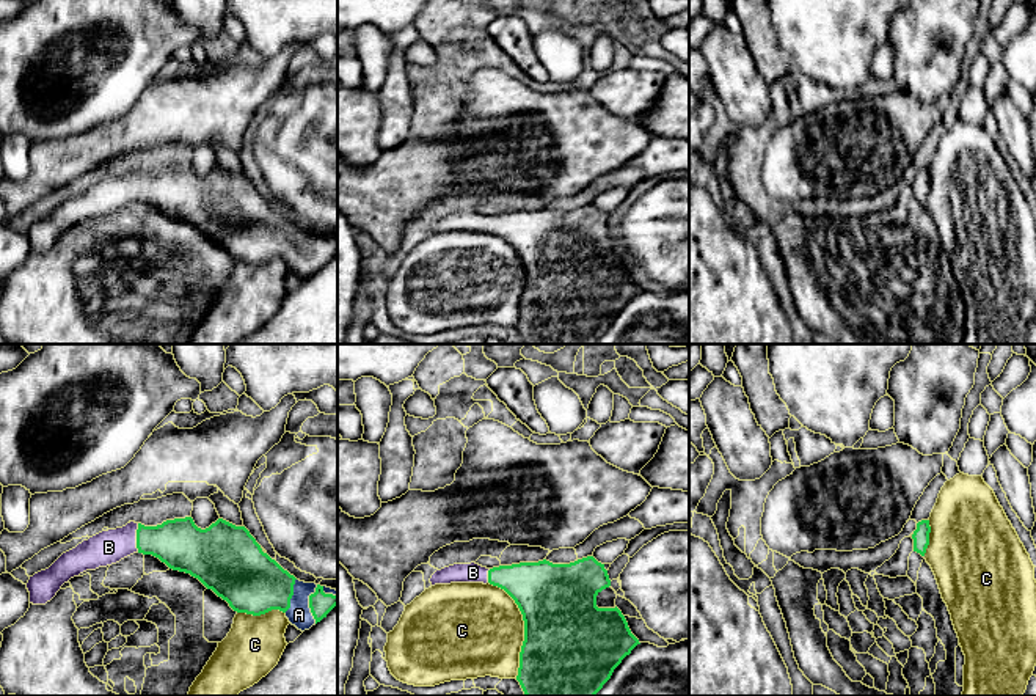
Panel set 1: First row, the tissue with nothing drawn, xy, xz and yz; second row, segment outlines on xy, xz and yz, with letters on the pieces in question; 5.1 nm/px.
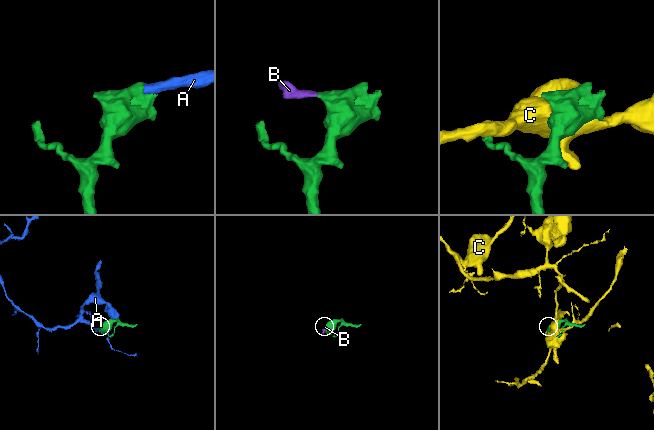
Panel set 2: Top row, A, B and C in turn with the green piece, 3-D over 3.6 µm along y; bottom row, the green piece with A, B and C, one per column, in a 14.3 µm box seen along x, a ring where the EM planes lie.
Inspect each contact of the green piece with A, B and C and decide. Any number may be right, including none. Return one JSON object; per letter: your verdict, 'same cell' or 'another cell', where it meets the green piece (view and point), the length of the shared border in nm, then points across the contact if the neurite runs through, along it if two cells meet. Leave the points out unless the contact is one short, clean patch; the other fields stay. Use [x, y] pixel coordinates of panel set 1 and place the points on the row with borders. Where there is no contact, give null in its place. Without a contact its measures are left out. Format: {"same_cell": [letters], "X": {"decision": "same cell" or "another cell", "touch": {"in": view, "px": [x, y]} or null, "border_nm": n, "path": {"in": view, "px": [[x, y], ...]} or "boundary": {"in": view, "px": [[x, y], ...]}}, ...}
{"same_cell": ["A", "B"], "A": {"decision": "same cell", "touch": {"in": "xy", "px": [310, 604]}, "border_nm": 200, "path": {"in": "xy", "px": [[321, 604], [310, 604], [299, 615]]}}, "B": {"decision": "same cell", "touch": {"in": "xy", "px": [137, 538]}, "border_nm": 150, "path": {"in": "xy", "px": [[179, 544], [137, 538], [109, 547]]}}, "C": {"decision": "another cell", "touch": {"in": "xz", "px": [525, 627]}, "border_nm": 500}}

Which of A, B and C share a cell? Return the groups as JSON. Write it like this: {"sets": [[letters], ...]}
{"sets": [["A", "B"], ["C"]]}

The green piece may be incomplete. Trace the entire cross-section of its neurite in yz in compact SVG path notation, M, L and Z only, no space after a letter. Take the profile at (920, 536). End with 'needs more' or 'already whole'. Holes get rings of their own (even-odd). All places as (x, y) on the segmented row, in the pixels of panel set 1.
M921 520L917 523L917 529L912 534L914 551L920 553L921 556L925 556L926 548L929 545L929 533L931 533L929 520Z | already whole

